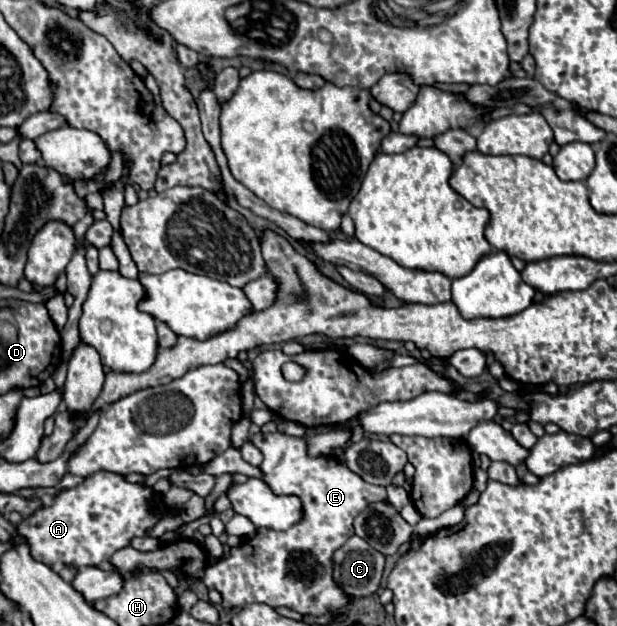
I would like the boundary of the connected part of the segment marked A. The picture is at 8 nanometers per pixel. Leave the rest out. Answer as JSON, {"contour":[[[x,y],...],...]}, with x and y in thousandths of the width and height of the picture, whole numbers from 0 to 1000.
{"contour":[[[154,754],[141,760],[135,773],[115,783],[99,783],[89,792],[86,812],[60,815],[28,840],[28,850],[44,859],[53,891],[79,904],[86,898],[102,898],[122,907],[157,904],[186,879],[209,872],[212,859],[238,853],[254,834],[254,815],[245,815],[245,805],[251,812],[261,805],[261,792],[245,780],[209,773],[193,757]]]}

